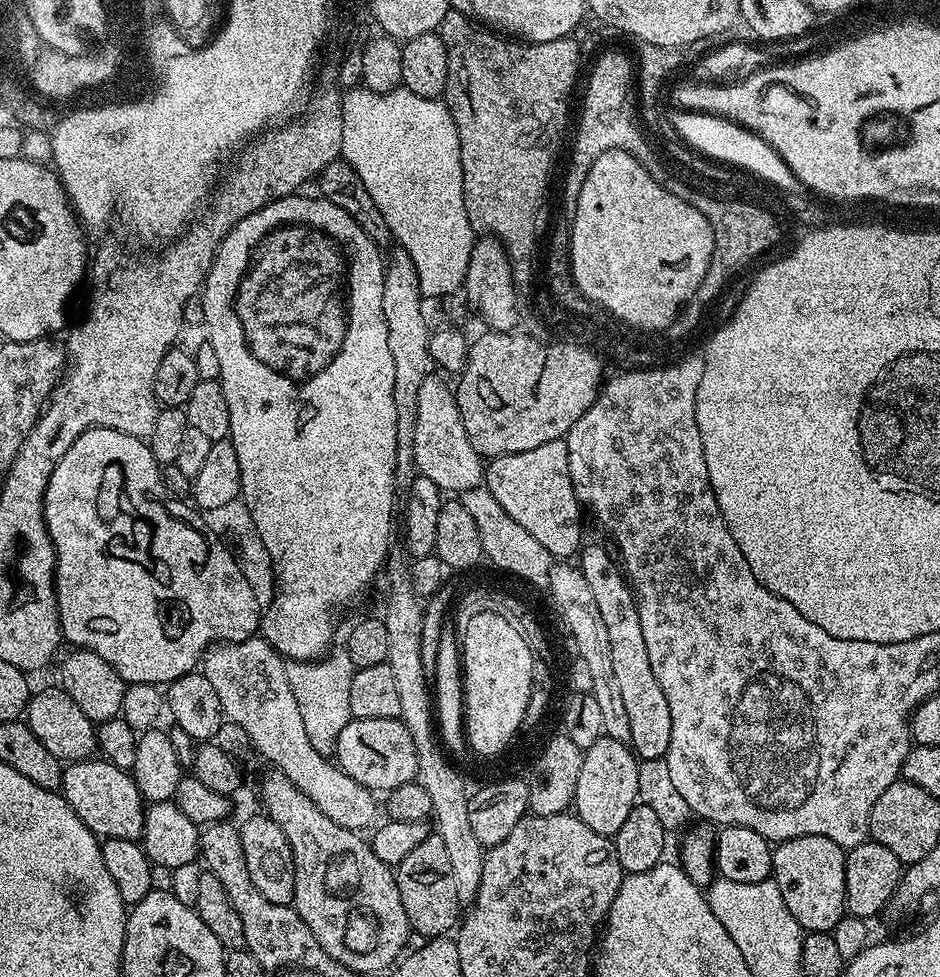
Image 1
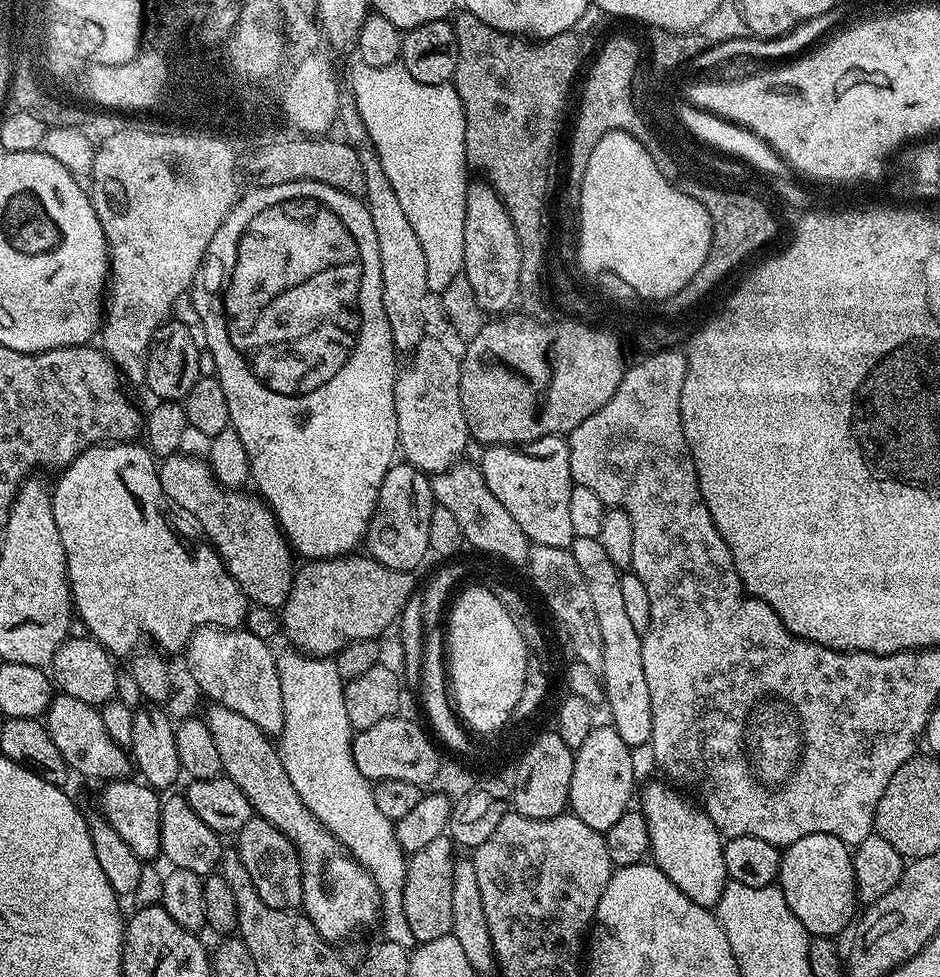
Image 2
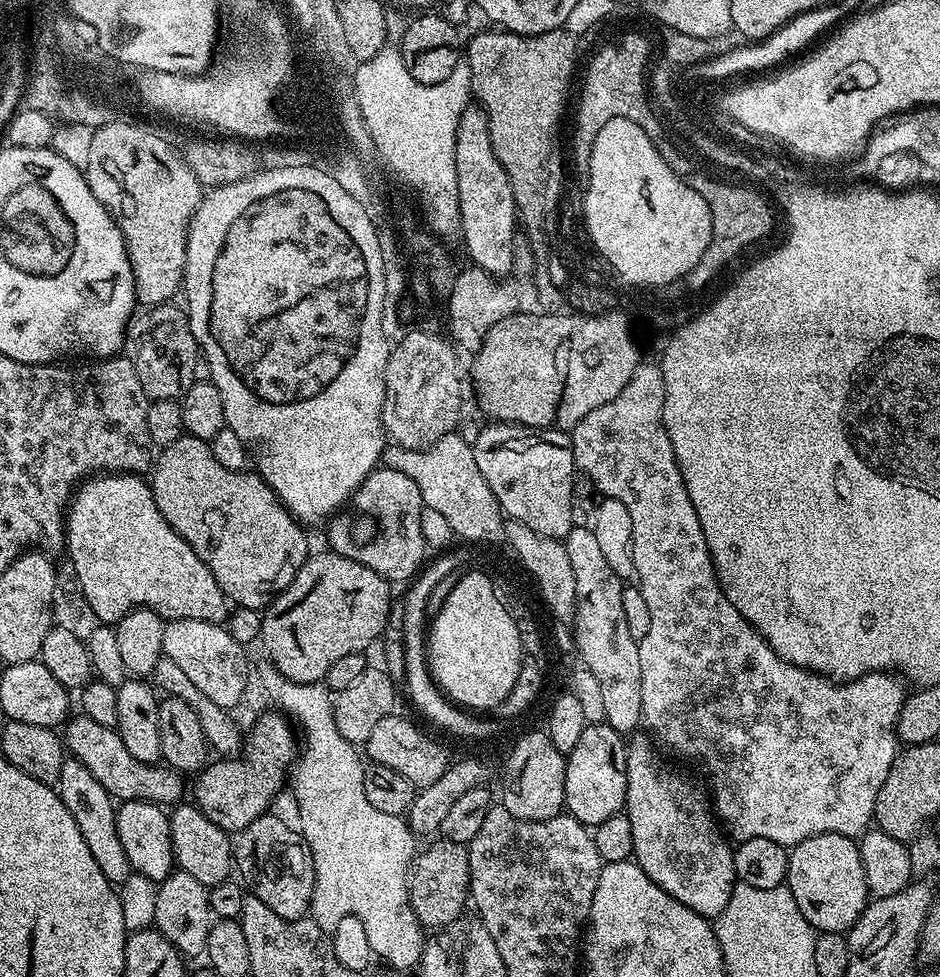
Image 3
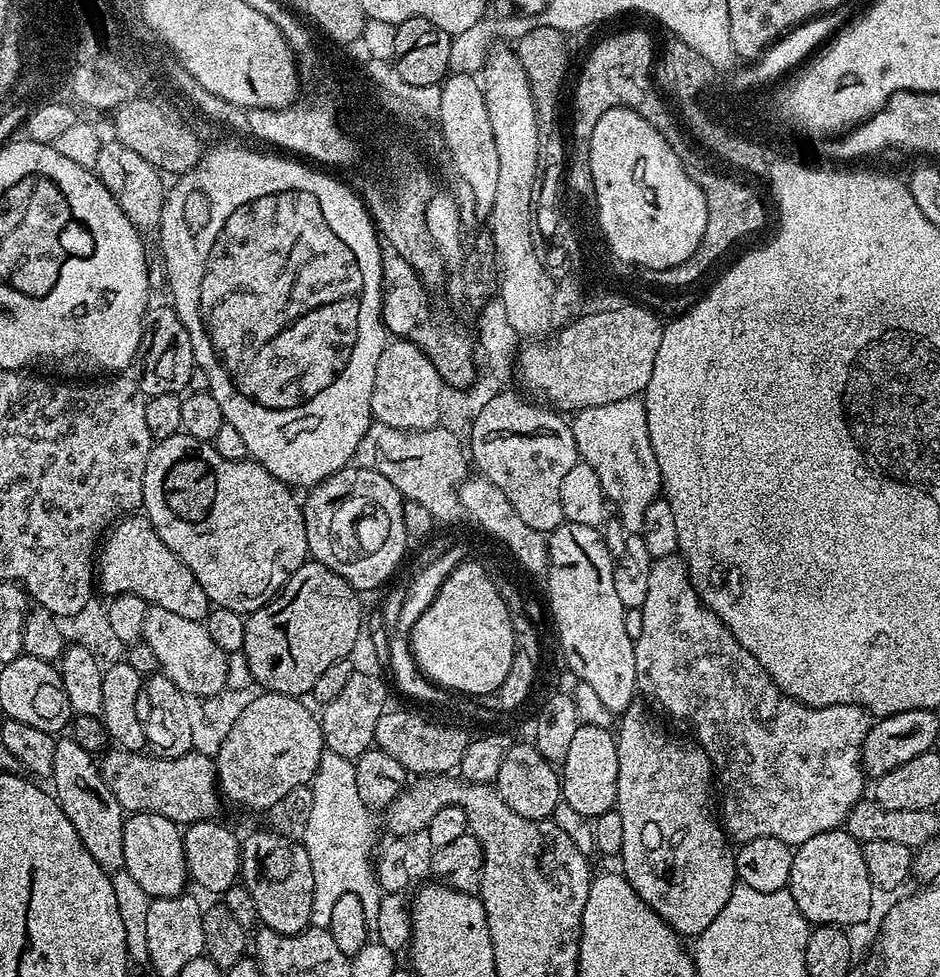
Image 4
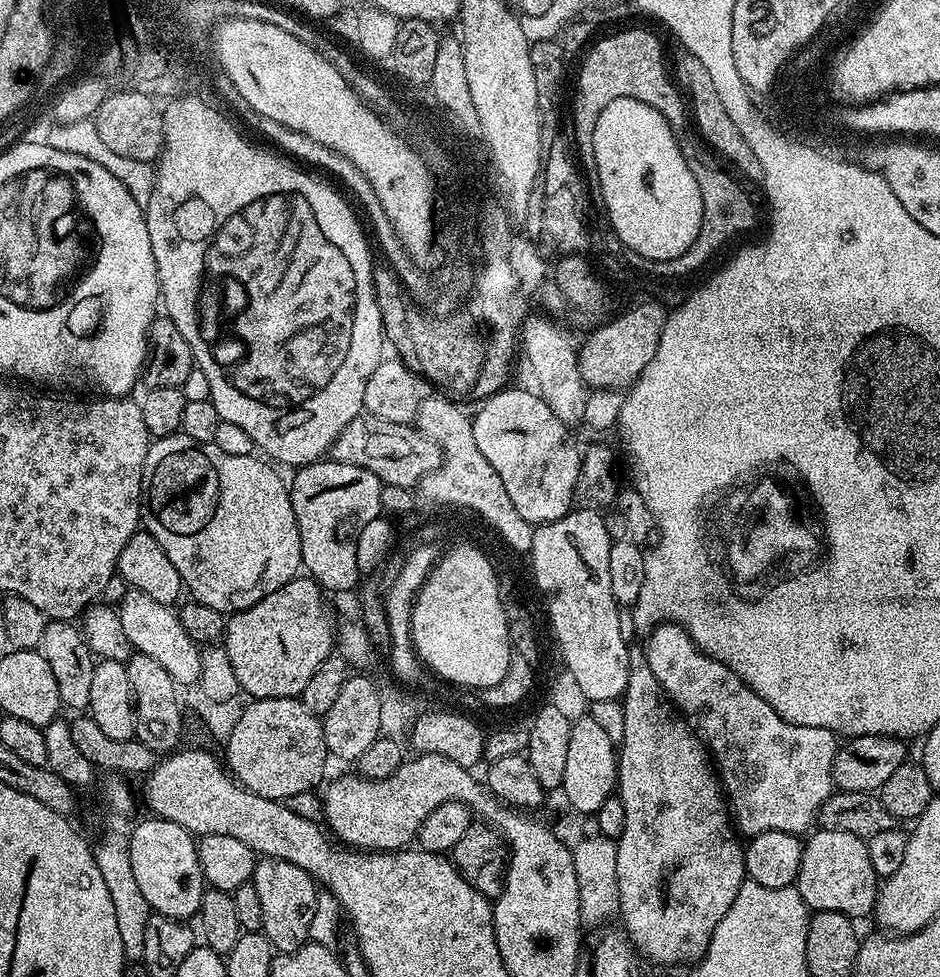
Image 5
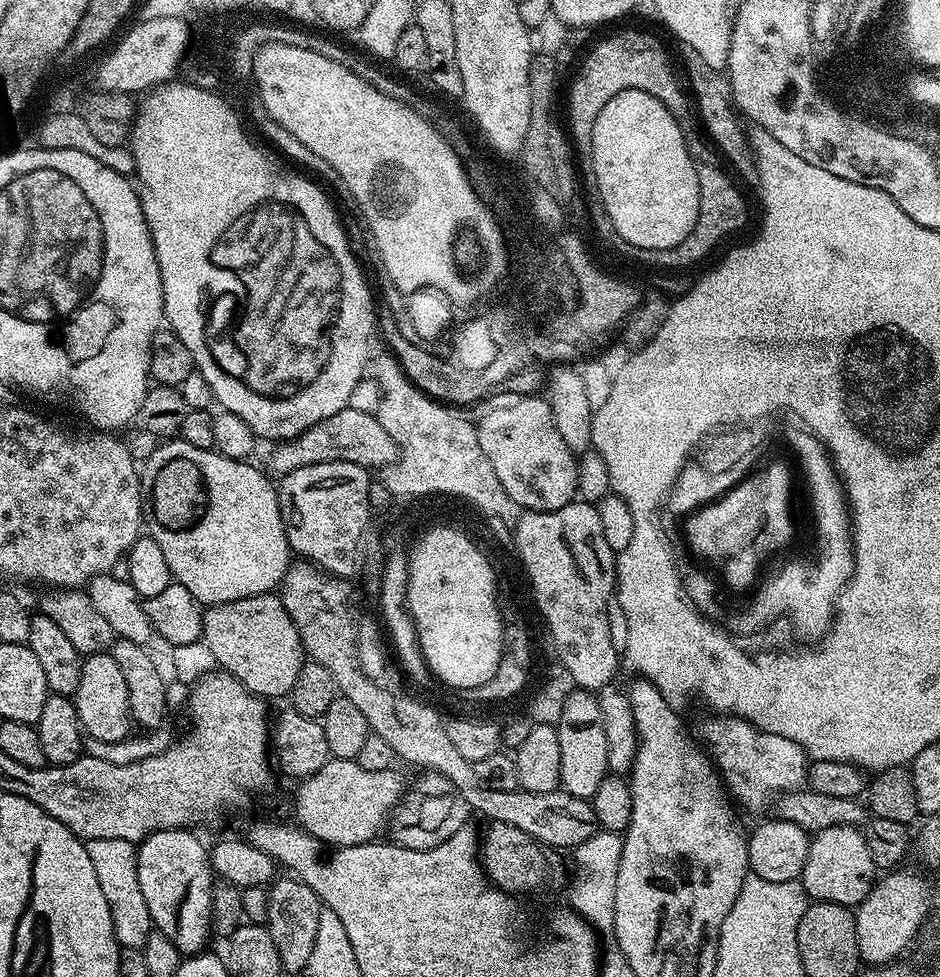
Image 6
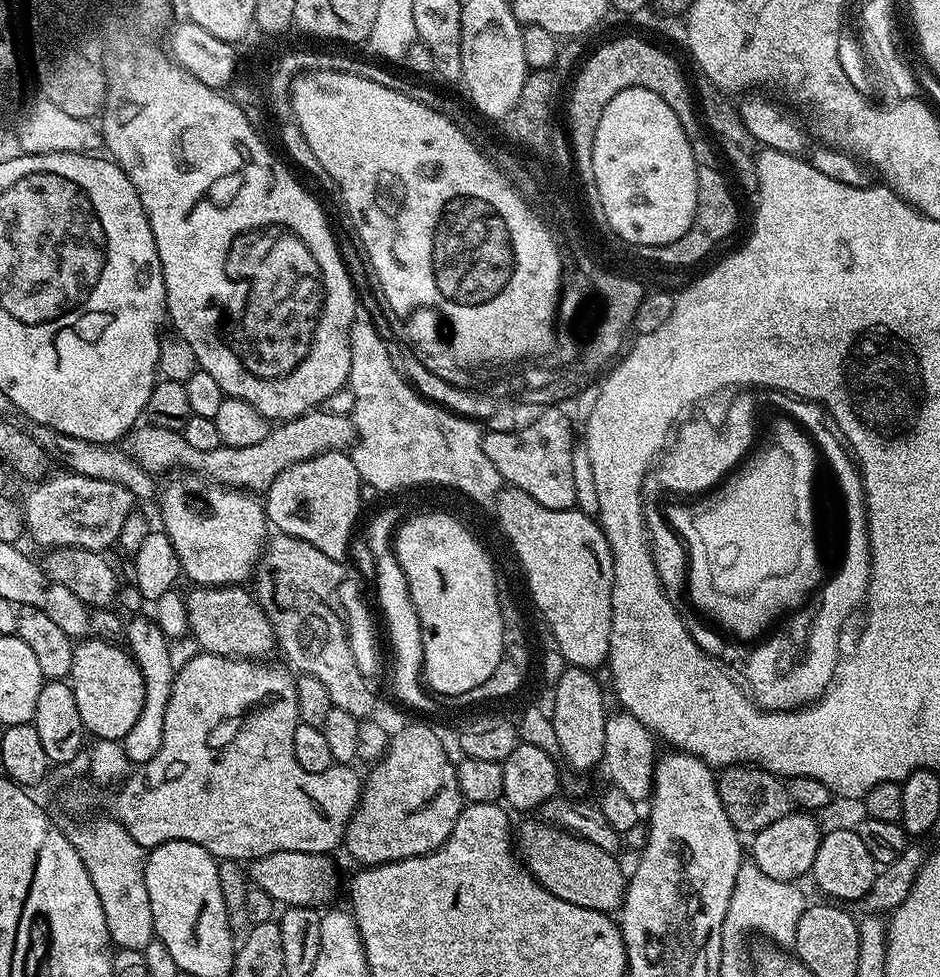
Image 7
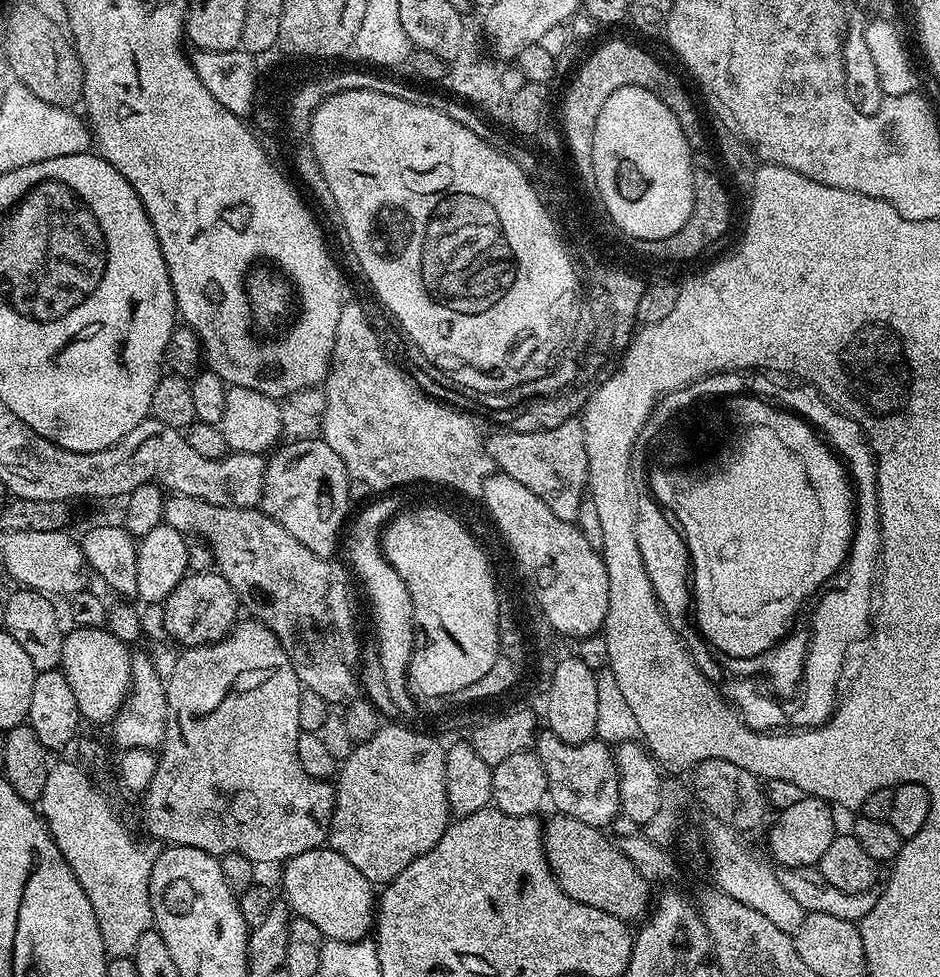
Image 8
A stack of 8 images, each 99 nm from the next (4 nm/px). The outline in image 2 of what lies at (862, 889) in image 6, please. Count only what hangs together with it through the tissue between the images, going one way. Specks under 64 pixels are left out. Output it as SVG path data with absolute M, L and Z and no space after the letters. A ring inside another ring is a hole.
M806 834L806 838L798 838L798 842L783 849L778 887L786 898L786 906L794 910L794 918L806 926L809 937L839 937L839 932L857 919L852 852L849 845L830 834Z

